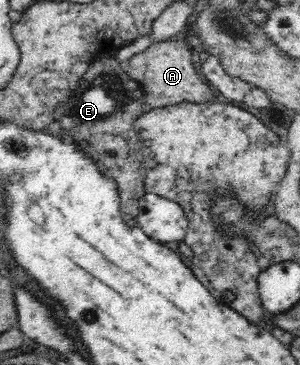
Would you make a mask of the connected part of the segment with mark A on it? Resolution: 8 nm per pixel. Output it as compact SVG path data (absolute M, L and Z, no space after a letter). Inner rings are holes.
M181 37L168 39L152 44L146 50L131 56L125 63L128 76L141 86L142 101L148 106L158 108L180 102L202 102L202 100L212 100L214 97L214 88L209 83L204 84L186 46L186 41Z

